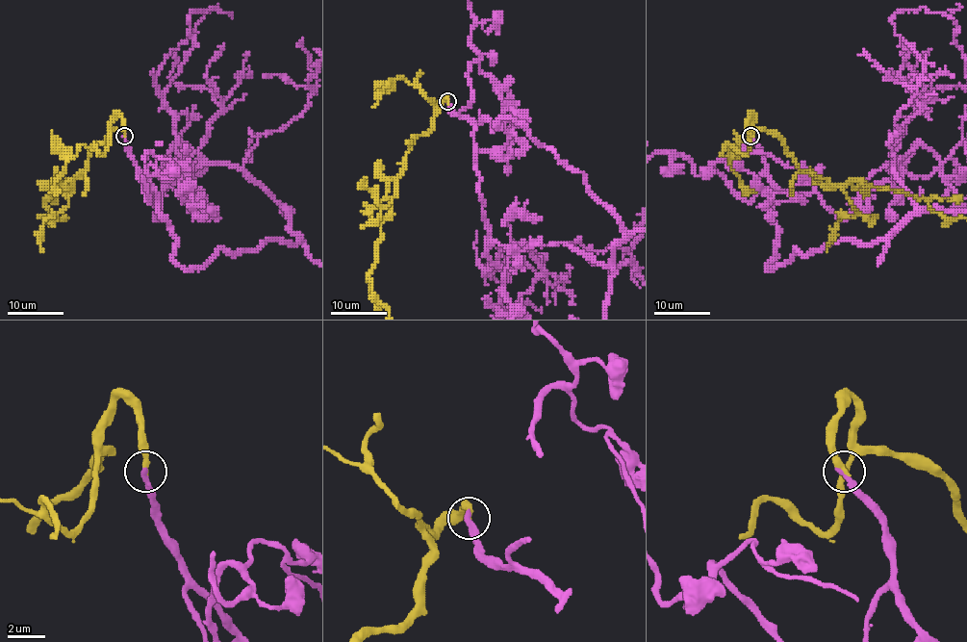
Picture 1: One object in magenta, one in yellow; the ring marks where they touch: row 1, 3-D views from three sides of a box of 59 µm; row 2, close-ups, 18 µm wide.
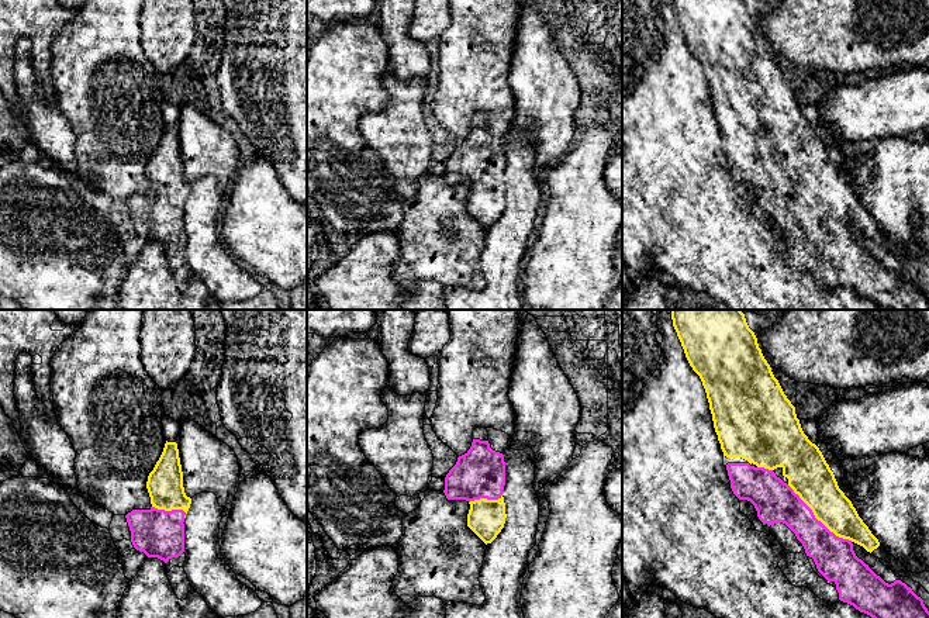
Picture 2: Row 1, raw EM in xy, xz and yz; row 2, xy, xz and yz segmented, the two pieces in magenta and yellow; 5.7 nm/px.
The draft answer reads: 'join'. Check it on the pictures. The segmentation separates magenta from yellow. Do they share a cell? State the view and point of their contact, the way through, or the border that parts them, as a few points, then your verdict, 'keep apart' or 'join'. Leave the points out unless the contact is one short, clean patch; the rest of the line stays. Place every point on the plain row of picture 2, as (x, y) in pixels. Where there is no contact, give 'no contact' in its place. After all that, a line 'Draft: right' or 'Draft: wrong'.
meets magenta in yz at (817, 204); join
Draft: right

